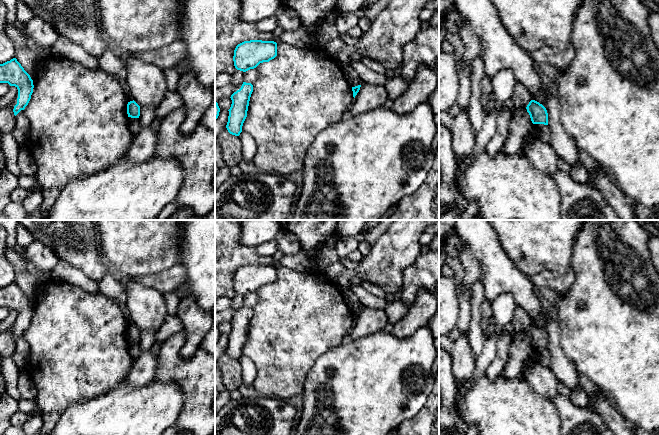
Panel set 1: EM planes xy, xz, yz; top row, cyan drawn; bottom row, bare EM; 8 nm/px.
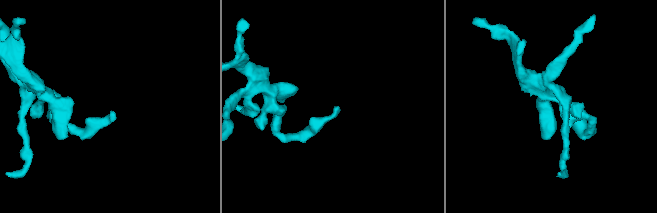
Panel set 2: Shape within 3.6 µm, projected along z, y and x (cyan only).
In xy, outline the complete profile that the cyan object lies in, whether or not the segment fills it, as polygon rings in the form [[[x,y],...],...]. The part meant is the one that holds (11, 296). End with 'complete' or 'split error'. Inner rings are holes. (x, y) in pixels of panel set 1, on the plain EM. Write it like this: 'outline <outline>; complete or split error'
outline [[[16,282],[0,288],[0,307],[8,307],[18,313],[17,328],[13,336],[16,340],[21,334],[28,329],[33,317],[33,304],[24,294]]]; complete

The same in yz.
outline [[[531,324],[526,333],[533,348],[548,349],[548,337],[542,328],[535,324]]]; complete

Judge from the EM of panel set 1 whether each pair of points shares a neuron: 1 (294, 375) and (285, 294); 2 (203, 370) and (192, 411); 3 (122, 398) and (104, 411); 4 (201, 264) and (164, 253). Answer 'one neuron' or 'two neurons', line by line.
1: one neuron
2: one neuron
3: one neuron
4: two neurons

